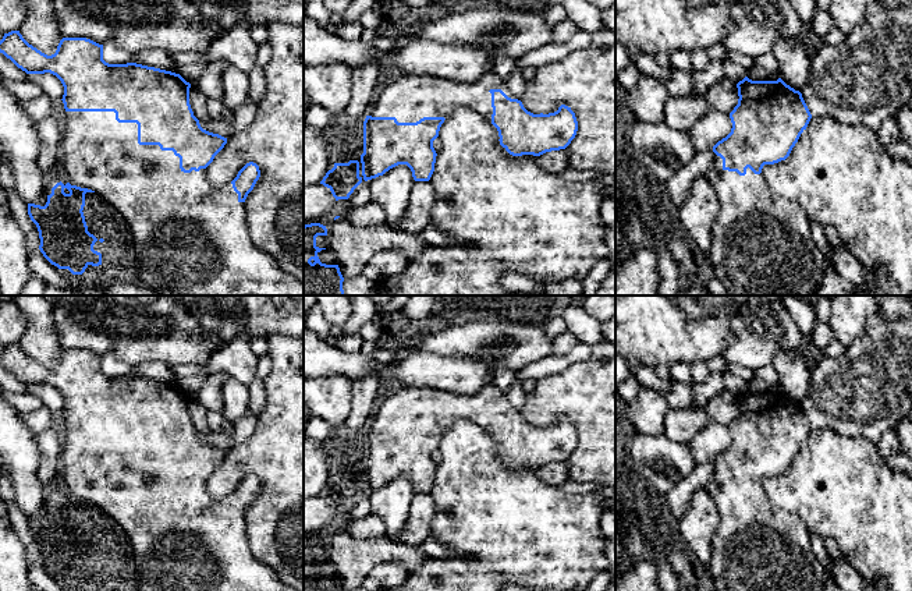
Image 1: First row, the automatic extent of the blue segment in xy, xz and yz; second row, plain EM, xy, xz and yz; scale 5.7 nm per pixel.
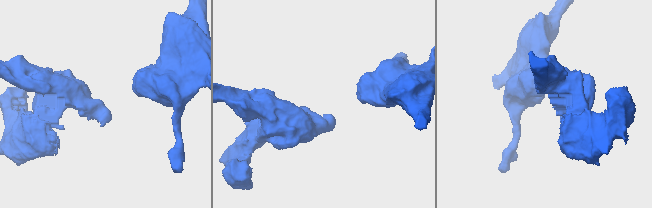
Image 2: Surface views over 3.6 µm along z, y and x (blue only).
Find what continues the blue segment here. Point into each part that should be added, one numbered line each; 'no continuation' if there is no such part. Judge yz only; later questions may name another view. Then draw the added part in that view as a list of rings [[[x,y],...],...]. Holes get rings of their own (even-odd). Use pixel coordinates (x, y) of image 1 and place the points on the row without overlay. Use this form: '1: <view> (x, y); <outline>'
1: yz (756, 547); [[[713,464],[707,492],[718,509],[718,525],[710,545],[709,574],[716,591],[823,591],[827,574],[810,544],[802,520],[774,507],[763,489],[749,479],[745,488],[723,481]]]

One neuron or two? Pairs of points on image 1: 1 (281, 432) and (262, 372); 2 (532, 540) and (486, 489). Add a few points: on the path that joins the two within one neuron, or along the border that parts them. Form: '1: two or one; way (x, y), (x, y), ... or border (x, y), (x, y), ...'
1: two; border (268, 354), (272, 370), (263, 379)
2: one; way (520, 527), (494, 502)

